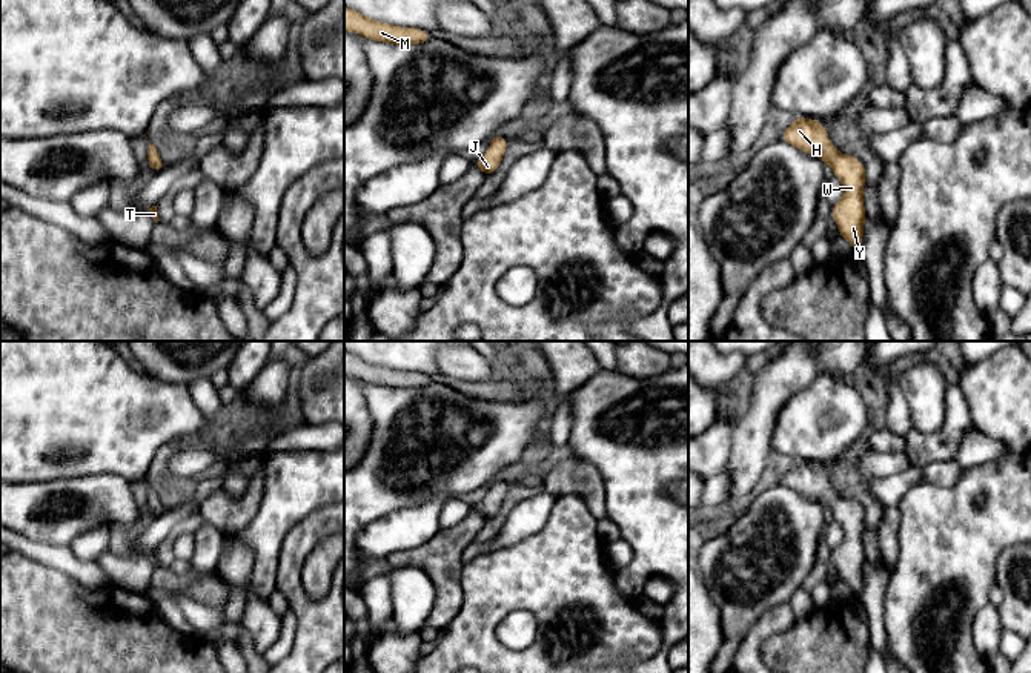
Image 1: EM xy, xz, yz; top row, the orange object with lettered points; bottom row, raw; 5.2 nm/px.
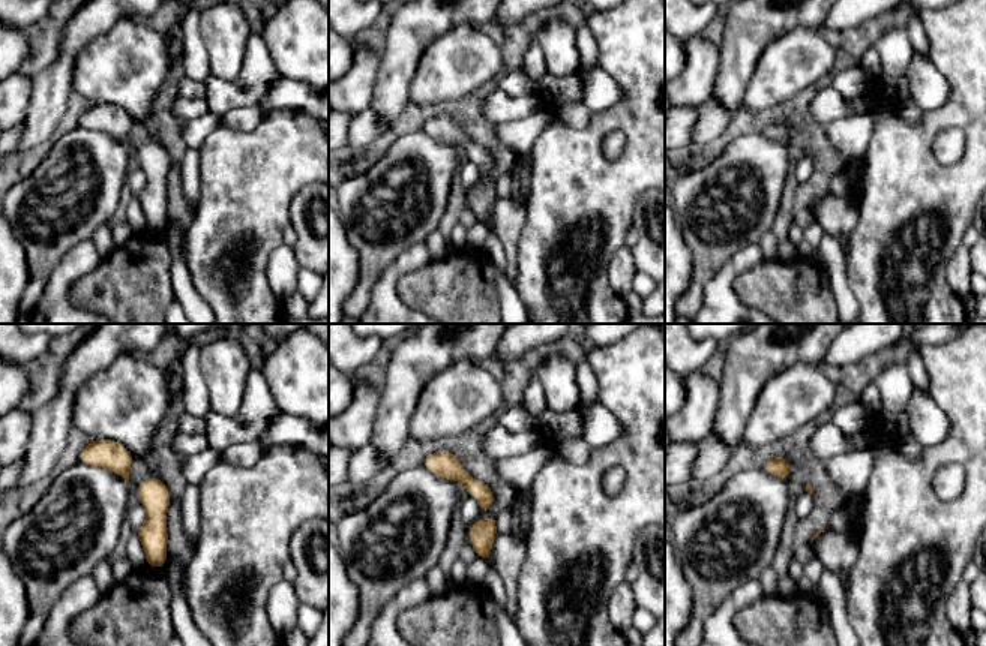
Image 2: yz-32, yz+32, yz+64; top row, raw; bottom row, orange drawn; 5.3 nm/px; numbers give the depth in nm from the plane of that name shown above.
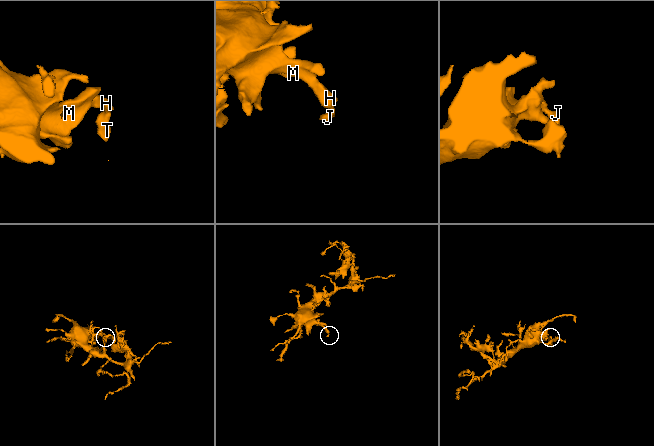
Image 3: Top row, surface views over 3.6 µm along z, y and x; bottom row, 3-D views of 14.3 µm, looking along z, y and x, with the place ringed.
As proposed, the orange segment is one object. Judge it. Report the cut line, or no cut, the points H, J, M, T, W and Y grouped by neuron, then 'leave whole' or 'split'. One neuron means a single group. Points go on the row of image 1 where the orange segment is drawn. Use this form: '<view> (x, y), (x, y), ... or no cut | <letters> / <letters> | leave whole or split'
no cut | H J M T W Y | leave whole

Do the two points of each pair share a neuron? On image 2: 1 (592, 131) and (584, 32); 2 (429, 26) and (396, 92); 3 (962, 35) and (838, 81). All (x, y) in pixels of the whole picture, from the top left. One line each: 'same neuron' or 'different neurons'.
1: different neurons
2: same neuron
3: different neurons

